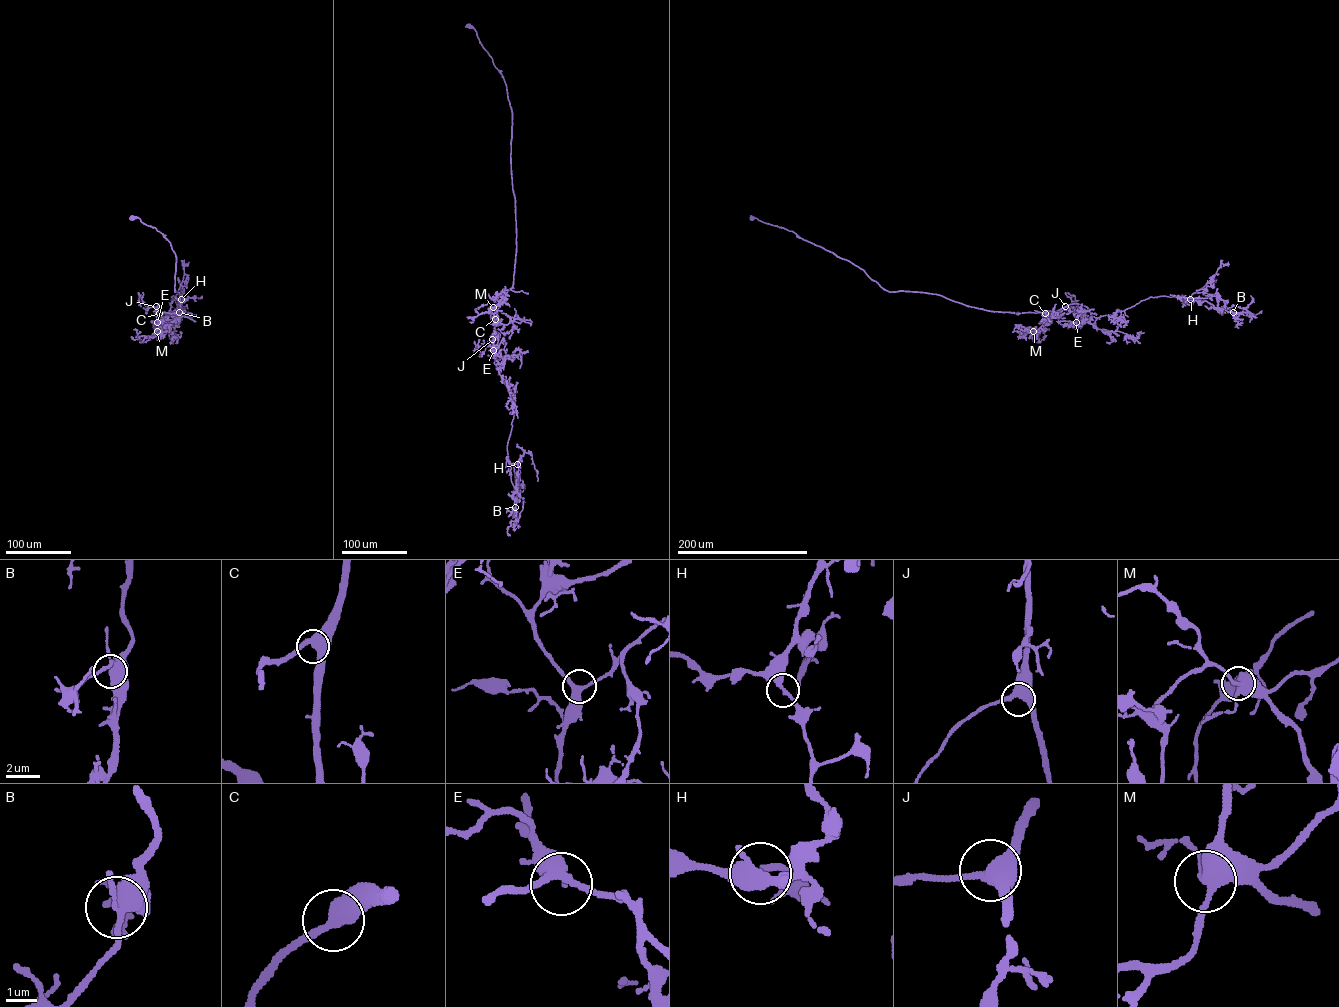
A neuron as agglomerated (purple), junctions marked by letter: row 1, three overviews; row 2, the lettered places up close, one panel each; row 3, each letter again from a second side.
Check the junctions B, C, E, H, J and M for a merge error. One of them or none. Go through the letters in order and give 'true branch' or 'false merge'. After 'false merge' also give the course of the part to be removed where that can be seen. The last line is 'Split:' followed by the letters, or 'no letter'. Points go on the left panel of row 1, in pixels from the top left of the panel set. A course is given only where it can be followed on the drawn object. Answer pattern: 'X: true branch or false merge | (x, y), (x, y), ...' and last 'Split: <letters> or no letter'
B: true branch
C: true branch
E: true branch
H: true branch
J: true branch
M: true branch
Split: no letter

